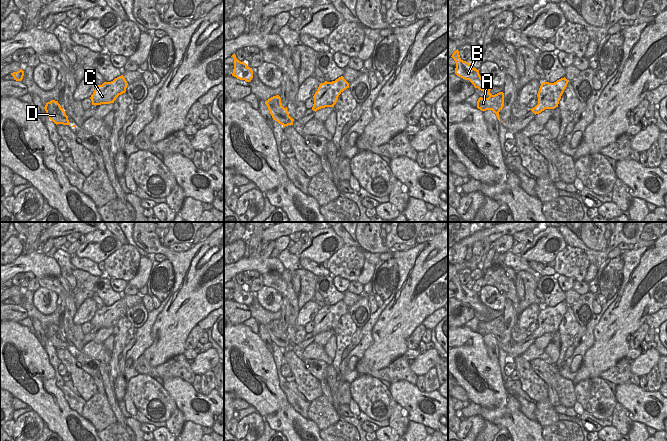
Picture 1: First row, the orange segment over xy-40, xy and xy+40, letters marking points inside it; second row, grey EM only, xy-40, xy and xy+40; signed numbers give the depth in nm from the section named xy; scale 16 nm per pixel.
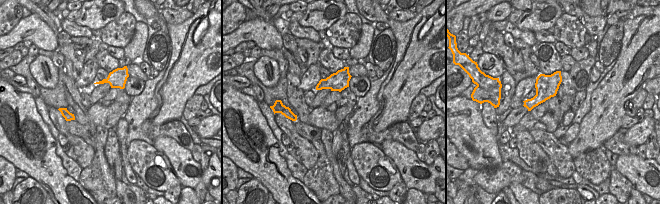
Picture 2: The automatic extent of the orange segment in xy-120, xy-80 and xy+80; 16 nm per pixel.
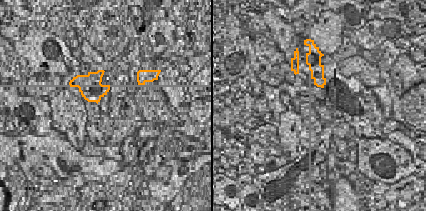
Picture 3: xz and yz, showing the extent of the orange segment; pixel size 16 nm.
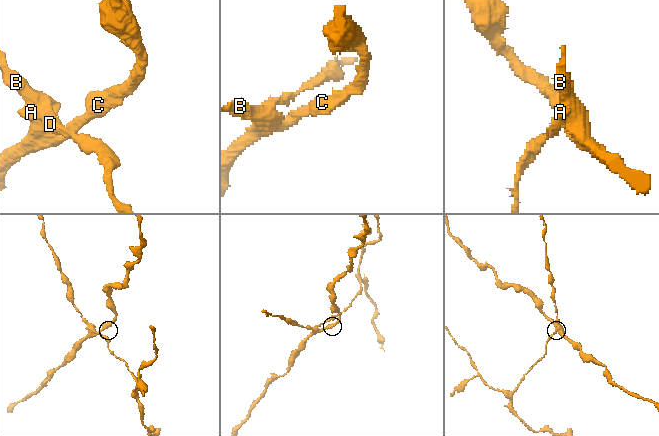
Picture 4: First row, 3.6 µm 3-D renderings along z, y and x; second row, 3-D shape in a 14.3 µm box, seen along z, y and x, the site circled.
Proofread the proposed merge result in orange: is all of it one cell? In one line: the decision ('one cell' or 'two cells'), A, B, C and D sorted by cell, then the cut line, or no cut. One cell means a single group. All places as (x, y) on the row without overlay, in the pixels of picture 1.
two cells; groups A B C / D; cut xy (280, 322), (276, 328), (272, 328), (268, 332)

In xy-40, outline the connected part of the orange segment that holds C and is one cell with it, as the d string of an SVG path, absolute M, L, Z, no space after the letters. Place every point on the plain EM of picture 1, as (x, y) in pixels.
M123 299L111 306L104 306L102 309L98 309L90 321L92 329L114 327L119 319L126 316L127 309L128 307Z

